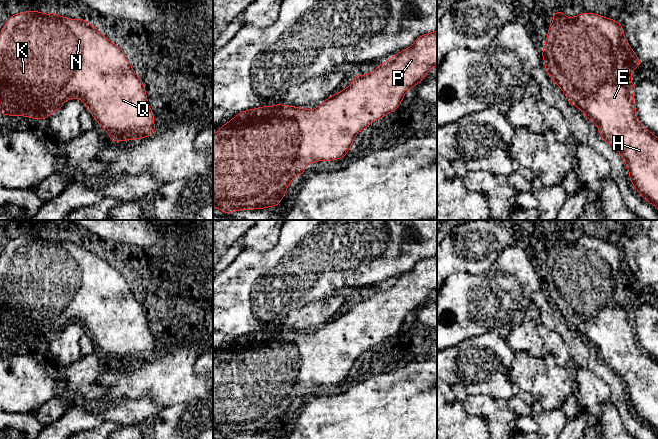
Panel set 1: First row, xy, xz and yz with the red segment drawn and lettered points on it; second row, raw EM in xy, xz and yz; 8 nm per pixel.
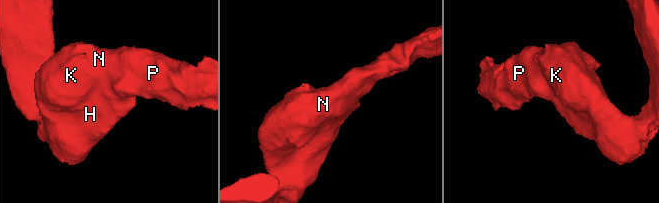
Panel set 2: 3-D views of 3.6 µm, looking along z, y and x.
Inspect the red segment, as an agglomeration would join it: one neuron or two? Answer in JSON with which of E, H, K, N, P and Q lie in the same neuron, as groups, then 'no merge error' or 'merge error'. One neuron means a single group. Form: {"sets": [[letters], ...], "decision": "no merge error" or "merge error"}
{"sets": [["E", "H", "K", "N", "P", "Q"]], "decision": "no merge error"}

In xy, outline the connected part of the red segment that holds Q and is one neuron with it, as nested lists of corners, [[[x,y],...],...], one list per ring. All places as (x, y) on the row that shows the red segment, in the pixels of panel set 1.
[[[29,10],[9,17],[0,32],[0,113],[41,121],[72,98],[84,101],[87,110],[113,142],[145,138],[155,132],[154,115],[142,80],[120,47],[103,36],[97,26],[85,19],[59,16],[56,12],[48,15]]]

